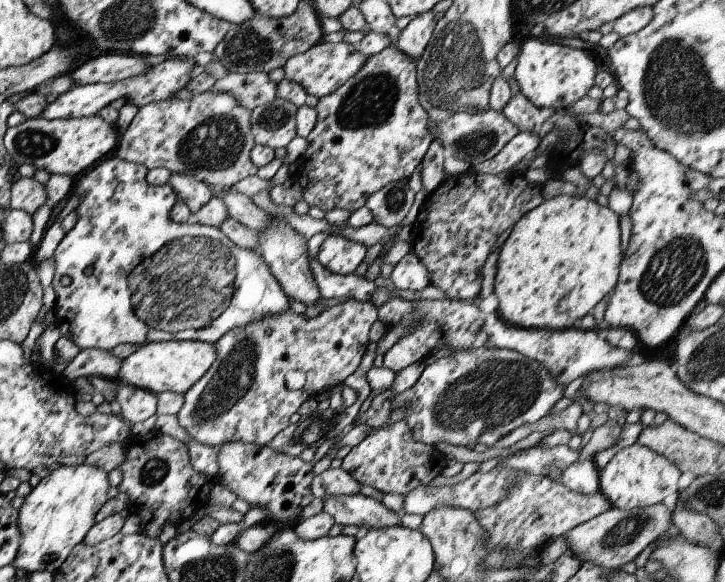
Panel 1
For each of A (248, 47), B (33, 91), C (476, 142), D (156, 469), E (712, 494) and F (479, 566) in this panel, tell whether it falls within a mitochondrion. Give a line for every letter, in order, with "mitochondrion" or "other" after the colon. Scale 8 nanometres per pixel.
A: mitochondrion
B: other
C: mitochondrion
D: mitochondrion
E: mitochondrion
F: mitochondrion

